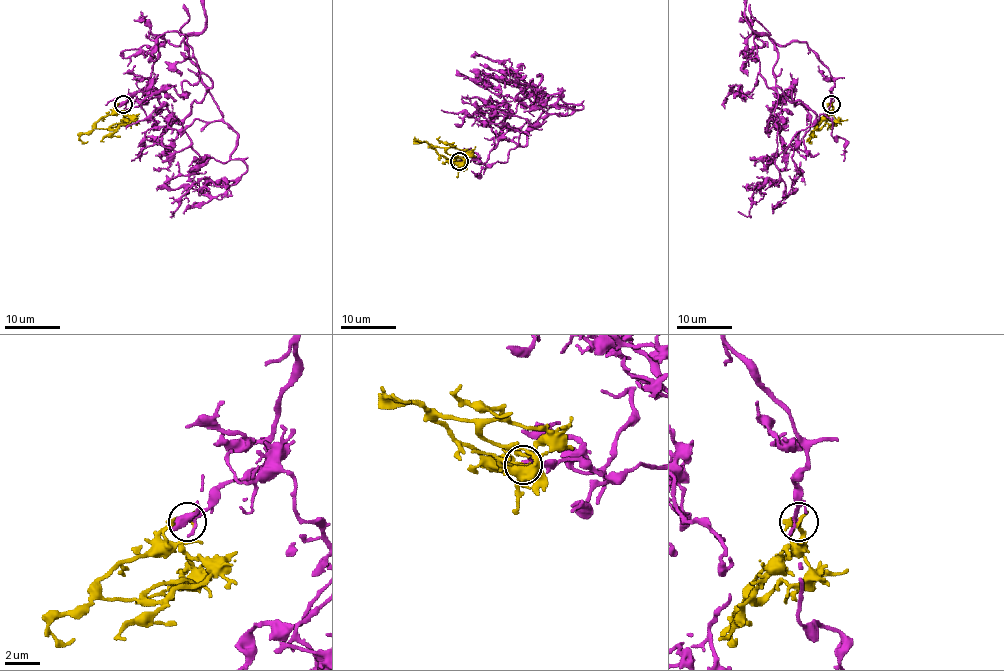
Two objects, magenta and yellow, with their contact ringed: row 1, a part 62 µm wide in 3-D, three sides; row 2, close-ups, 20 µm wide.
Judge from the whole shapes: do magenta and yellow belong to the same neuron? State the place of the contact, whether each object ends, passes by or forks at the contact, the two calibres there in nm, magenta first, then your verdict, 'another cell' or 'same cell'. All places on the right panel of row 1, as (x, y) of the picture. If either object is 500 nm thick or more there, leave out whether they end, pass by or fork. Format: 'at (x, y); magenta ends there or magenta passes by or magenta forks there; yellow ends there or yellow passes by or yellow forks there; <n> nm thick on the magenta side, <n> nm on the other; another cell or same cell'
at (831, 104); magenta passes by; yellow ends there; 160 nm thick on the magenta side, 320 nm on the other; same cell

